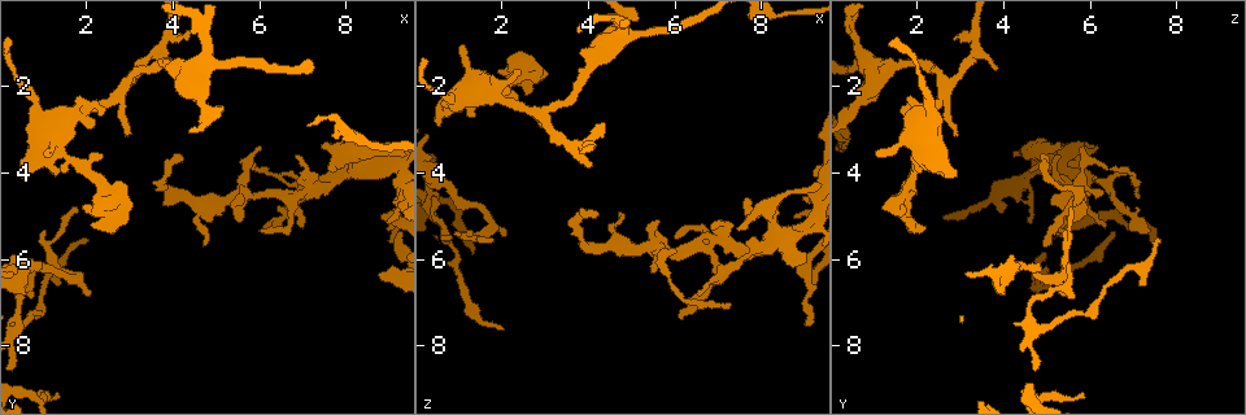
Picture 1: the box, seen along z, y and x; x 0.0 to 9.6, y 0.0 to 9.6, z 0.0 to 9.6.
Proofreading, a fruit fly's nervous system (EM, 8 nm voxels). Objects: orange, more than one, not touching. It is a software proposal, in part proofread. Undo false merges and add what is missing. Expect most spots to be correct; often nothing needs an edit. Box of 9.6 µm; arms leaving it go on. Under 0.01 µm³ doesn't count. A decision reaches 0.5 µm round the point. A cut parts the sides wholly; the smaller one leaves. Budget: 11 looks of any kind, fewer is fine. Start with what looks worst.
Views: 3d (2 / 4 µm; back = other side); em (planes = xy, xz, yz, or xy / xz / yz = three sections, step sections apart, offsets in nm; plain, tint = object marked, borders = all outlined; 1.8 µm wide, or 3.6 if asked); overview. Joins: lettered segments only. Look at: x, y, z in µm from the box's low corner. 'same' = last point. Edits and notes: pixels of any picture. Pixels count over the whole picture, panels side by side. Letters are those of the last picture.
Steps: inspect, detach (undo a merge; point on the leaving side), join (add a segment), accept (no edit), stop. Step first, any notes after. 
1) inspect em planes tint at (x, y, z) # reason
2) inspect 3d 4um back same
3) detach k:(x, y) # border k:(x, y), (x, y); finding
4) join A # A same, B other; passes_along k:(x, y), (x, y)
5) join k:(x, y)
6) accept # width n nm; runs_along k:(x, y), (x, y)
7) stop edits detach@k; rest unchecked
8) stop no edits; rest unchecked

inspect 3d 4um at (1.75, 6.40, 5.30) # abrupt turn

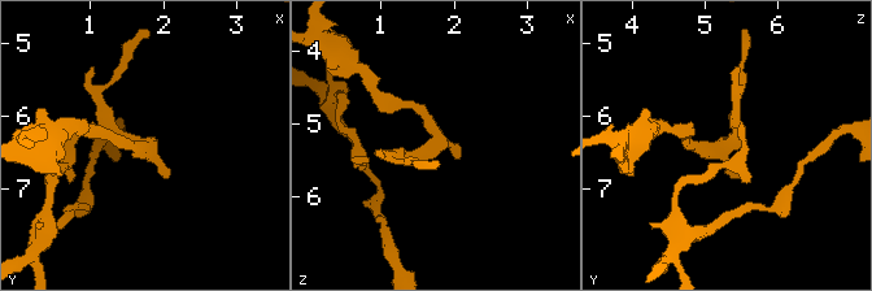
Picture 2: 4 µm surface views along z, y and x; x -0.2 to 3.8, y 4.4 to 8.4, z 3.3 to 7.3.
inspect em planes borders at (1.75, 6.40, 5.25) # need the tissue

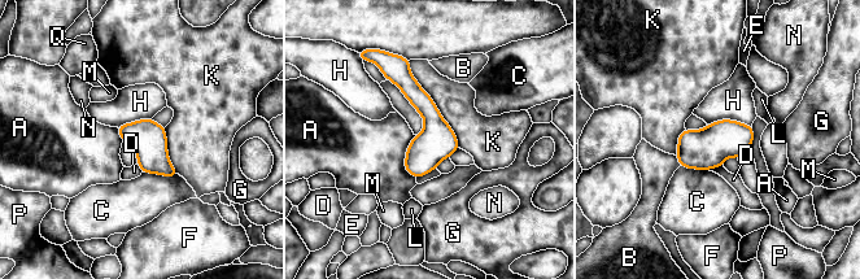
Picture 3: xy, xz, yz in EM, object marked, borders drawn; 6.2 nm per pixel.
accept # A other, B other, C other, D other, E other, F other, G other, H other, K other, L other, M other, N other, P other, Q other; border 3:(707, 123), (736, 120), (751, 126); one neuron here

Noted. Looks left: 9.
inspect em 3.6um yz step 8 borders at (8.75, 6.30, 5.05) # tapers out

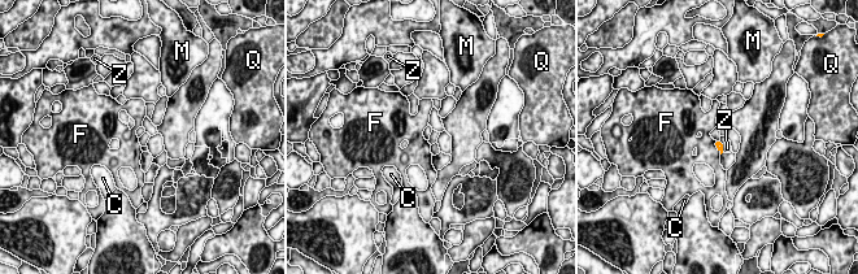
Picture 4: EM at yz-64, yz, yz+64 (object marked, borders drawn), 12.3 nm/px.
accept # C other, F other, M other, Q other, Z other; border 4:(719, 140), (723, 151); no lettered segment goes on from it

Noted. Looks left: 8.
inspect em yz step 4 borders at (1.95, 2.55, 2.30) # calibre changes

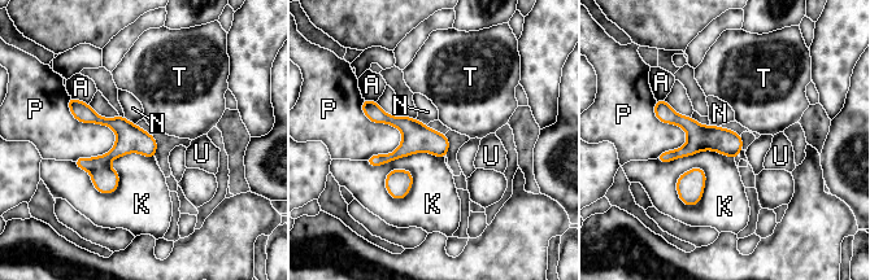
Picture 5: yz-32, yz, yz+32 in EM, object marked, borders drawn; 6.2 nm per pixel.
accept # A other, K other, N other, P other, T other, U other; runs_along 5:(657, 105), (735, 153); continuous, no second neuron

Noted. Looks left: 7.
stop no edits; rest unchecked

